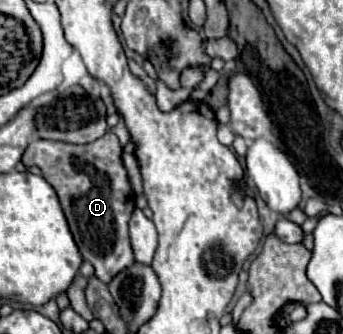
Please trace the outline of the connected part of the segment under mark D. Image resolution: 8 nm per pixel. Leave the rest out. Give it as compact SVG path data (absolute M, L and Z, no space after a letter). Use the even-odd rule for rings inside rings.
M106 132L102 138L82 146L50 142L34 136L22 156L22 162L26 168L38 166L44 180L56 190L74 242L82 258L94 266L98 280L108 284L120 270L134 262L128 238L134 192L122 164L122 146L116 134Z

